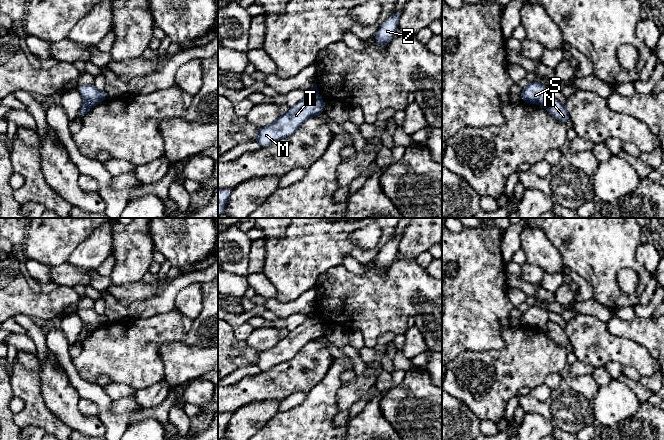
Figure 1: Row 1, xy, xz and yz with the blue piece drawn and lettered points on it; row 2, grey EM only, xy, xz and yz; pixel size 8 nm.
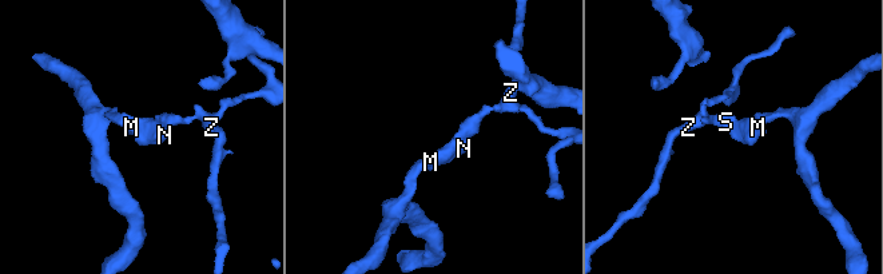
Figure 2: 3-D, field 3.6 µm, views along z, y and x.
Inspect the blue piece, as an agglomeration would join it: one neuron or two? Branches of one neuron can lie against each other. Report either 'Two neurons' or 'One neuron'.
Two neurons

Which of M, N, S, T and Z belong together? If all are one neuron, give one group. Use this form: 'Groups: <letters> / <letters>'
Groups: M N T / S Z

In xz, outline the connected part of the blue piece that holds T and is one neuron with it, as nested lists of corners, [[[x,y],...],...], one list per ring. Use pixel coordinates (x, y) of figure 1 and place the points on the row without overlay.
[[[307,316],[301,325],[280,339],[274,347],[260,352],[254,365],[261,371],[268,371],[277,364],[291,360],[307,343],[318,341],[323,335],[325,325],[319,319]]]

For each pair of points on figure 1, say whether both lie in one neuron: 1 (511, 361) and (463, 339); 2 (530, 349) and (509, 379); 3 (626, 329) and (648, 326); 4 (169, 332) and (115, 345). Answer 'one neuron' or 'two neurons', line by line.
1: two neurons
2: one neuron
3: one neuron
4: one neuron

